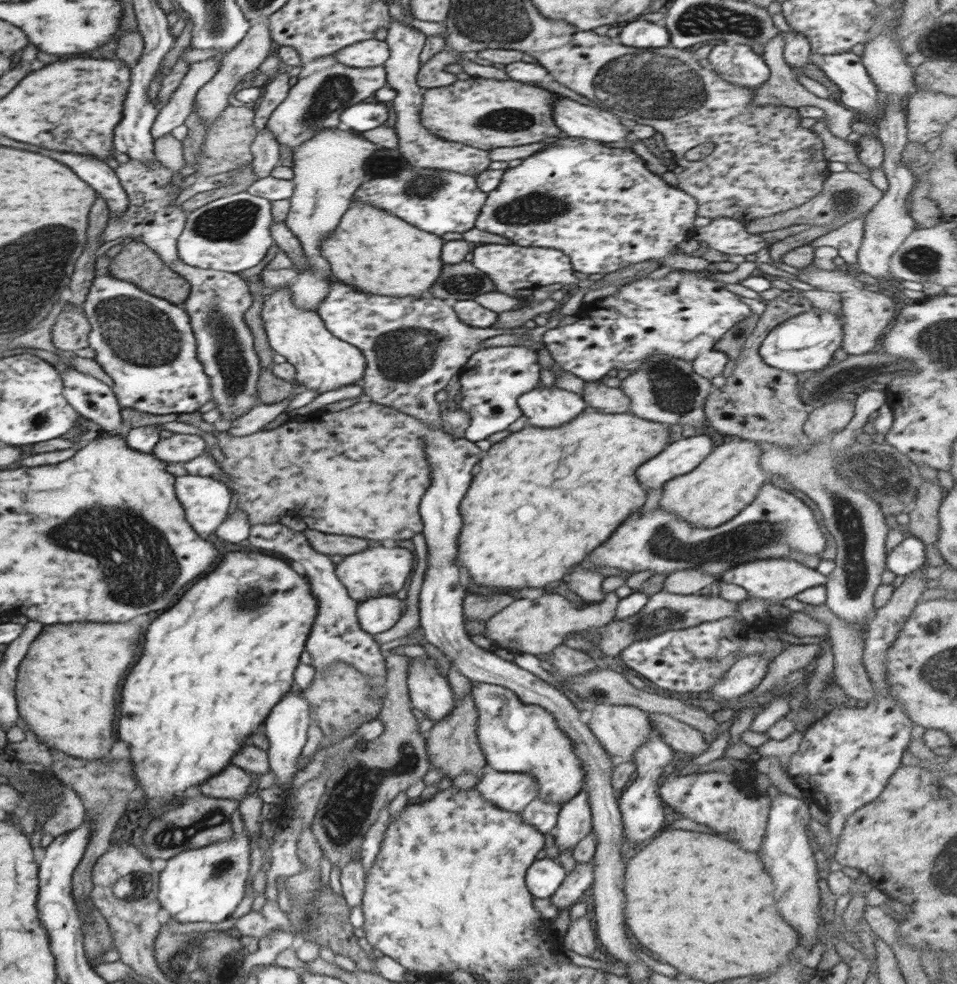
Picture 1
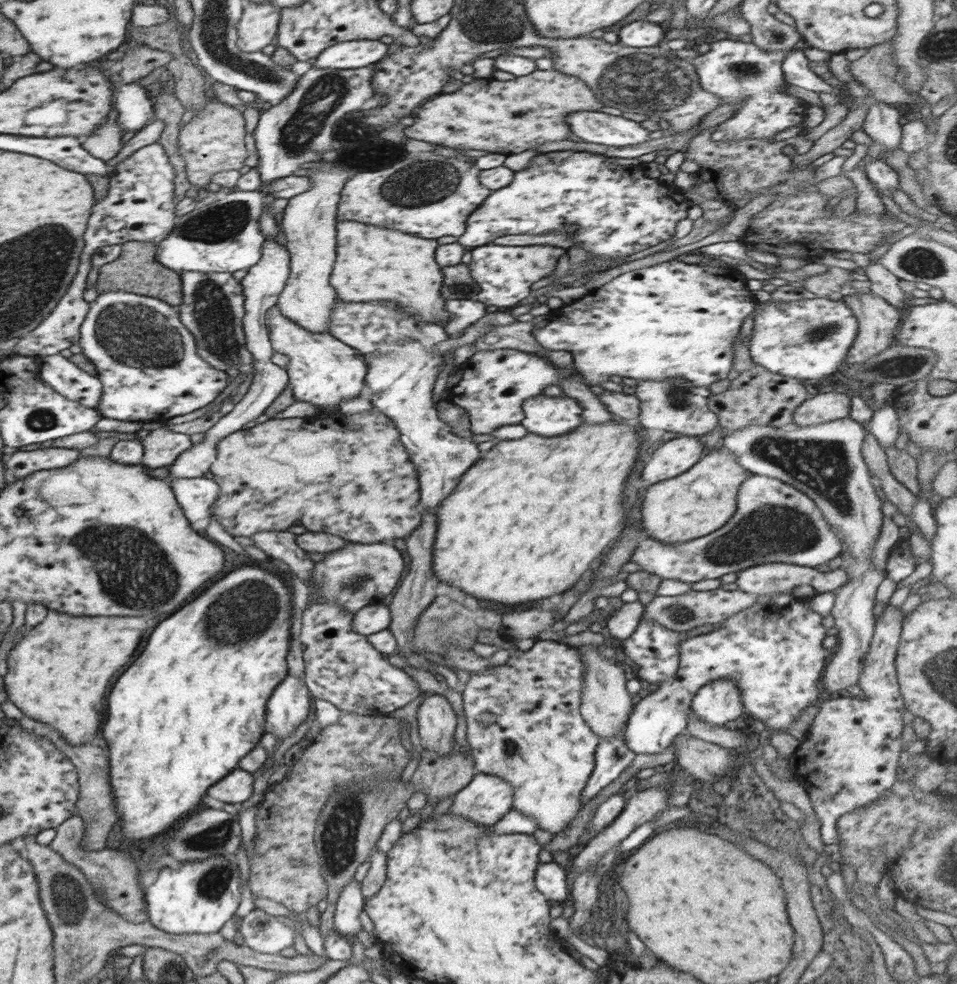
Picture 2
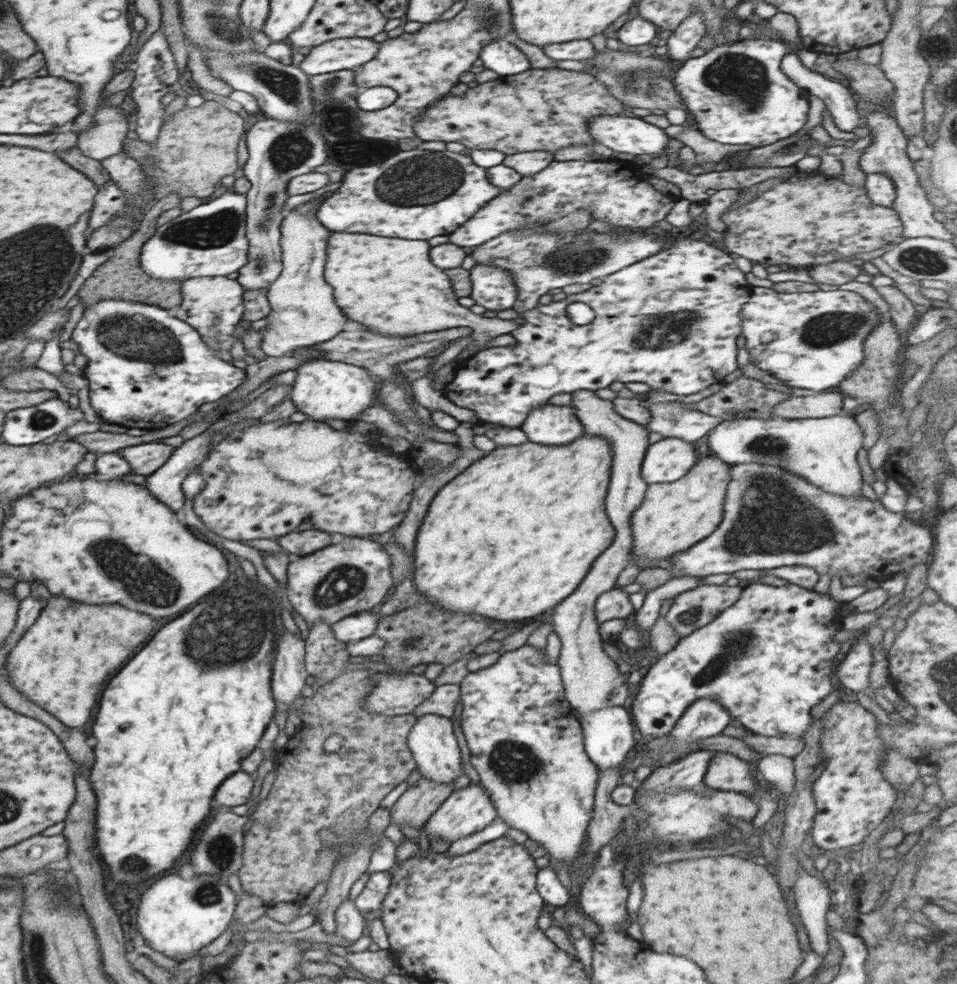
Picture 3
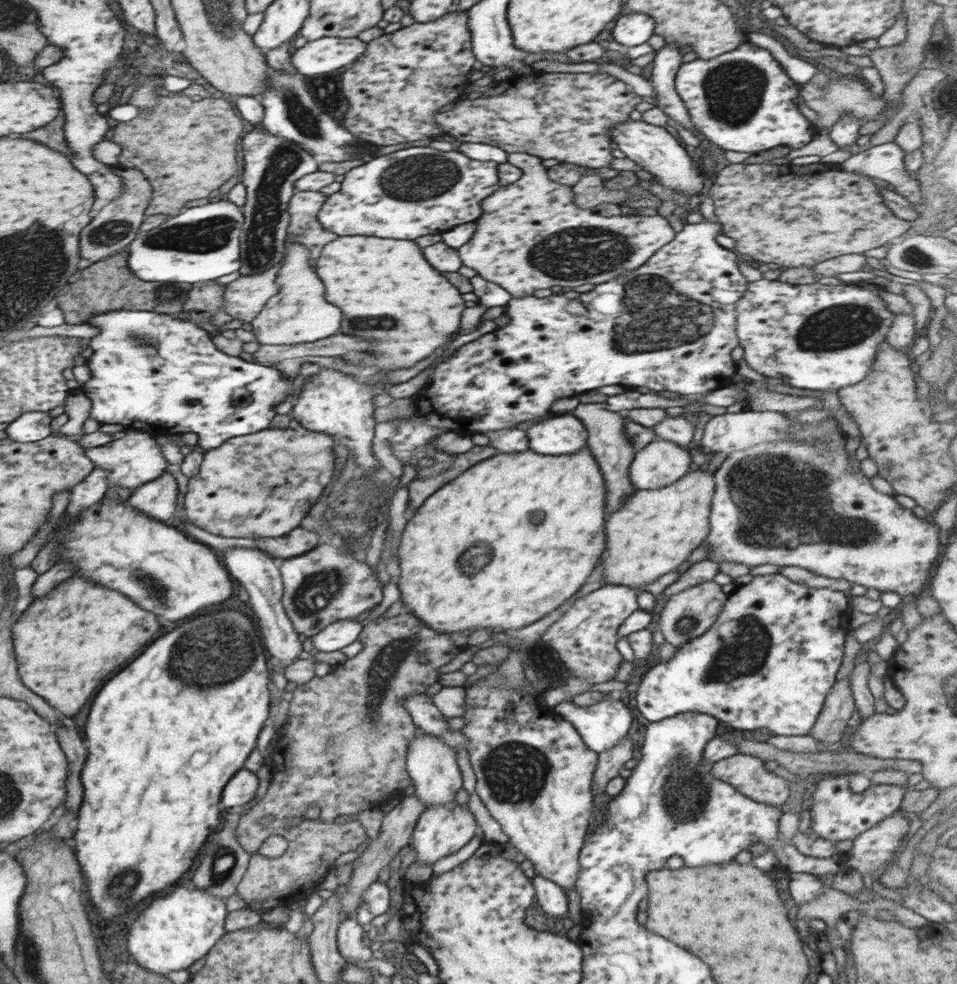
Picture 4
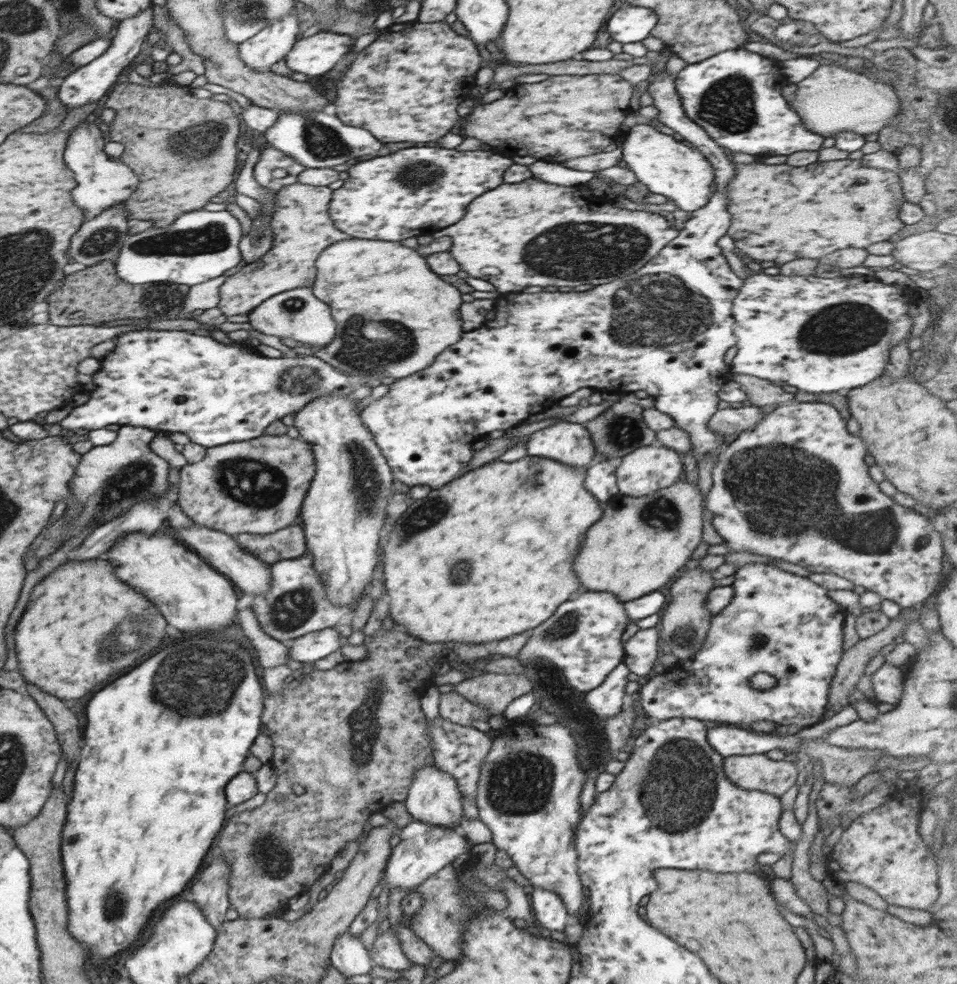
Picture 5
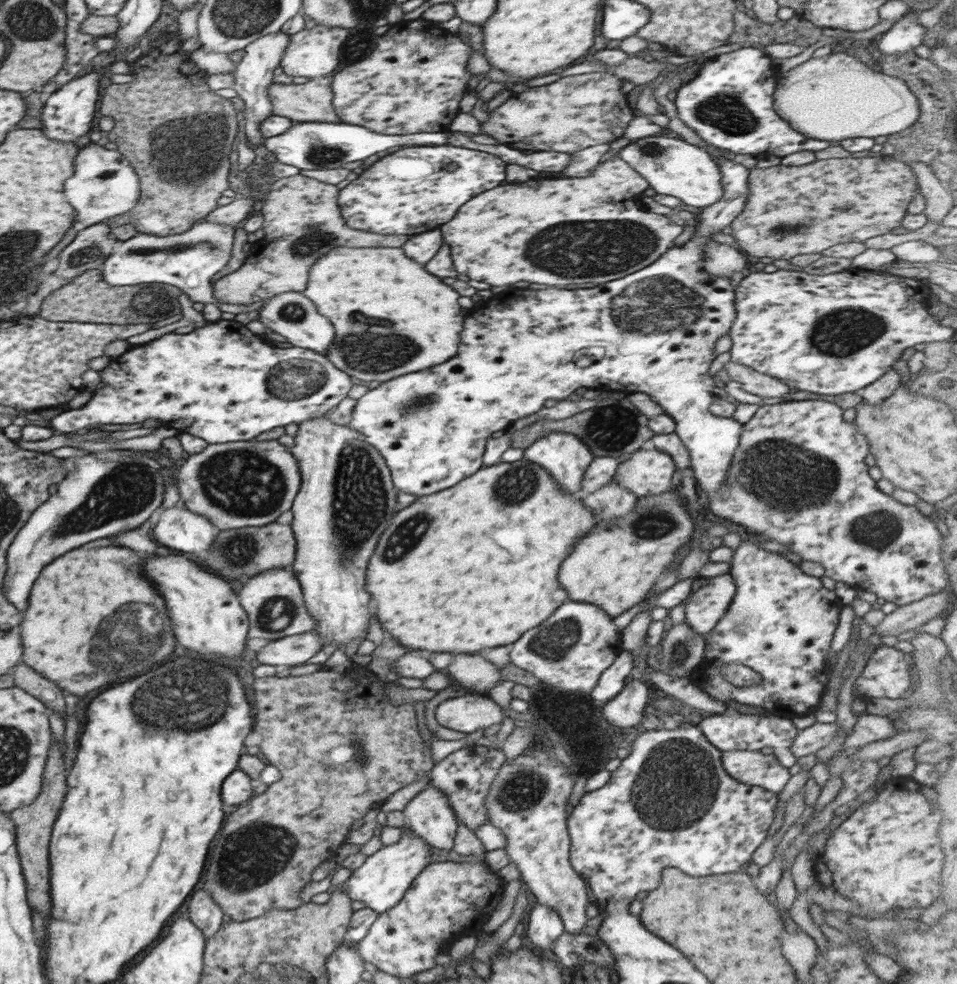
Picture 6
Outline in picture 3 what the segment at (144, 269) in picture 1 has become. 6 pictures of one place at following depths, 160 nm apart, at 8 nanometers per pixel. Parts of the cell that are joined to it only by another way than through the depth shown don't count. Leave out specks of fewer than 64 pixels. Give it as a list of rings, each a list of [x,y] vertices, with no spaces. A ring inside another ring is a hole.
[[[167,194],[166,197],[158,199],[148,212],[145,213],[142,223],[139,226],[140,228],[136,231],[134,230],[128,240],[122,241],[122,244],[116,246],[114,256],[100,265],[91,277],[86,279],[78,292],[81,300],[86,300],[88,304],[94,304],[106,299],[126,299],[134,300],[134,302],[146,302],[146,304],[174,311],[183,299],[181,295],[182,282],[148,276],[140,268],[139,252],[143,242],[148,240],[150,235],[154,233],[154,229],[157,228],[157,218],[169,209],[180,206],[180,202],[178,194]]]

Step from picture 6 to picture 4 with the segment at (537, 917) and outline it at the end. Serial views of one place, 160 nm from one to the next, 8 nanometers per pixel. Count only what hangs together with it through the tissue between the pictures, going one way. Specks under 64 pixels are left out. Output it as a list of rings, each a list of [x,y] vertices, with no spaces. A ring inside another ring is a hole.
[[[536,875],[533,879],[535,900],[547,916],[560,917],[568,911],[568,893],[555,882]]]

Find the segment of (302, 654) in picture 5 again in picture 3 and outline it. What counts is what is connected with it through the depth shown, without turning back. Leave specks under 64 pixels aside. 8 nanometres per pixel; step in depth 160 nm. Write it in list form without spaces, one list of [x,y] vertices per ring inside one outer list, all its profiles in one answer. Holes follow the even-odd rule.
[[[362,611],[354,613],[333,624],[333,631],[339,641],[346,644],[368,638],[375,634],[381,615]]]

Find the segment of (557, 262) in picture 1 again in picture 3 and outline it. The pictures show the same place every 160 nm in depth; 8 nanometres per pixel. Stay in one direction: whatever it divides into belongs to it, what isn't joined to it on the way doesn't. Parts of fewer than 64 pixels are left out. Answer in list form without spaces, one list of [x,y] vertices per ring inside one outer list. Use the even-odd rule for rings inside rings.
[[[476,264],[472,270],[472,294],[476,304],[487,310],[506,310],[515,305],[518,289],[514,286],[512,274],[496,266]]]

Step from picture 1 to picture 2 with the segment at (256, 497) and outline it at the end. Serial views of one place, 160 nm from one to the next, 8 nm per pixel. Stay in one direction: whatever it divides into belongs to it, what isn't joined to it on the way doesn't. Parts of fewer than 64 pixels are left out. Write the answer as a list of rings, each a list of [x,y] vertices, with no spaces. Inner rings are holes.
[[[373,408],[369,412],[357,413],[352,415],[344,415],[340,410],[329,411],[326,417],[316,415],[312,417],[294,417],[284,419],[269,419],[252,428],[237,430],[232,434],[222,438],[217,442],[216,461],[210,467],[212,480],[216,481],[219,486],[219,497],[211,508],[211,516],[218,520],[228,534],[235,536],[251,537],[260,531],[289,531],[295,535],[306,533],[306,531],[328,533],[344,538],[348,542],[374,543],[374,542],[391,542],[396,538],[405,539],[411,532],[414,532],[422,522],[420,510],[420,487],[419,472],[417,468],[410,462],[410,455],[406,447],[401,443],[401,432],[397,429],[394,421],[388,418],[378,409]],[[328,464],[328,466],[324,466]],[[328,470],[328,472],[326,472]],[[280,500],[280,502],[278,502]],[[276,502],[276,504],[274,504]],[[335,502],[338,504],[335,510]],[[308,508],[314,508],[314,514],[308,514]],[[316,510],[320,514],[316,514]]]

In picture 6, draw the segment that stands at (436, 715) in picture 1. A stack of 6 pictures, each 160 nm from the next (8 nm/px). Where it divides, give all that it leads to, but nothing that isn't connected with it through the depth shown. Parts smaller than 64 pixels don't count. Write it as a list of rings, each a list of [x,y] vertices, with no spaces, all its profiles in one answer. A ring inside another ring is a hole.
[[[429,782],[403,810],[407,826],[428,845],[450,851],[457,835],[457,816],[444,794]]]

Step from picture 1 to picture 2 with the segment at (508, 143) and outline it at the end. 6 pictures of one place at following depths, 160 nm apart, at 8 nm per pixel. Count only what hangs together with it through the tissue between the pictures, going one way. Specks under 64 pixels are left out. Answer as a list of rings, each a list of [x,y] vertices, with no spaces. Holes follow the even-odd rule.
[[[536,70],[524,78],[512,78],[510,82],[486,78],[474,79],[464,83],[460,89],[450,93],[440,93],[426,101],[404,125],[407,138],[430,142],[433,145],[462,150],[485,150],[489,153],[518,154],[535,149],[545,142],[576,139],[565,121],[566,116],[578,111],[599,111],[602,103],[593,90],[579,78],[554,72],[554,70]]]

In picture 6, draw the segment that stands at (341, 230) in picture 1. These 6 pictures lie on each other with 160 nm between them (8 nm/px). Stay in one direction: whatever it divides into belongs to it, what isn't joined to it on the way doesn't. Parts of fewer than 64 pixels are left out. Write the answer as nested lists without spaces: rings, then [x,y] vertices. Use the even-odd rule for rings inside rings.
[[[338,248],[338,250],[332,250],[332,252],[328,252],[324,258],[320,258],[312,266],[310,269],[310,282],[308,282],[306,290],[303,290],[303,293],[307,299],[310,299],[318,306],[320,312],[324,312],[322,316],[326,316],[334,324],[334,328],[336,328],[336,340],[333,340],[333,343],[329,346],[327,357],[334,362],[334,366],[349,374],[353,379],[364,380],[364,382],[361,382],[363,384],[368,384],[372,380],[378,380],[378,382],[383,383],[384,380],[387,381],[390,378],[396,378],[396,376],[418,372],[418,370],[442,364],[442,362],[450,360],[458,352],[460,332],[462,332],[462,326],[464,326],[464,318],[460,314],[462,308],[458,304],[458,298],[460,298],[458,292],[454,288],[450,288],[448,284],[444,284],[442,280],[438,280],[436,276],[428,274],[418,262],[406,258],[404,252],[402,252],[402,248]]]

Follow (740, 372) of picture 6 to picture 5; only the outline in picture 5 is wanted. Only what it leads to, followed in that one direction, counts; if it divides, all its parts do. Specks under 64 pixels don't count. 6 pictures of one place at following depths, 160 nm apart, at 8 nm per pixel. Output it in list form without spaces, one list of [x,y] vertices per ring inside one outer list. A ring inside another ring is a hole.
[[[734,373],[731,380],[741,384],[741,389],[747,393],[749,401],[757,407],[768,406],[768,404],[782,405],[797,401],[794,394],[784,391],[782,384],[738,373]]]

